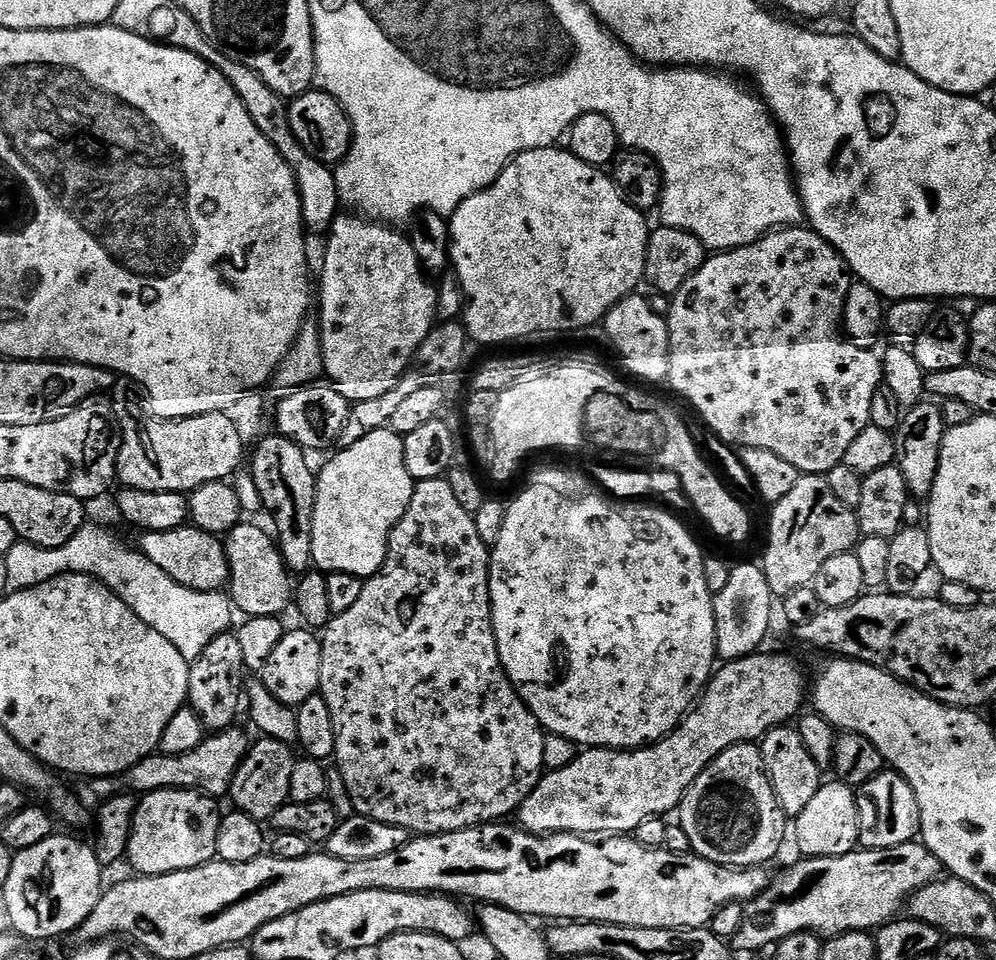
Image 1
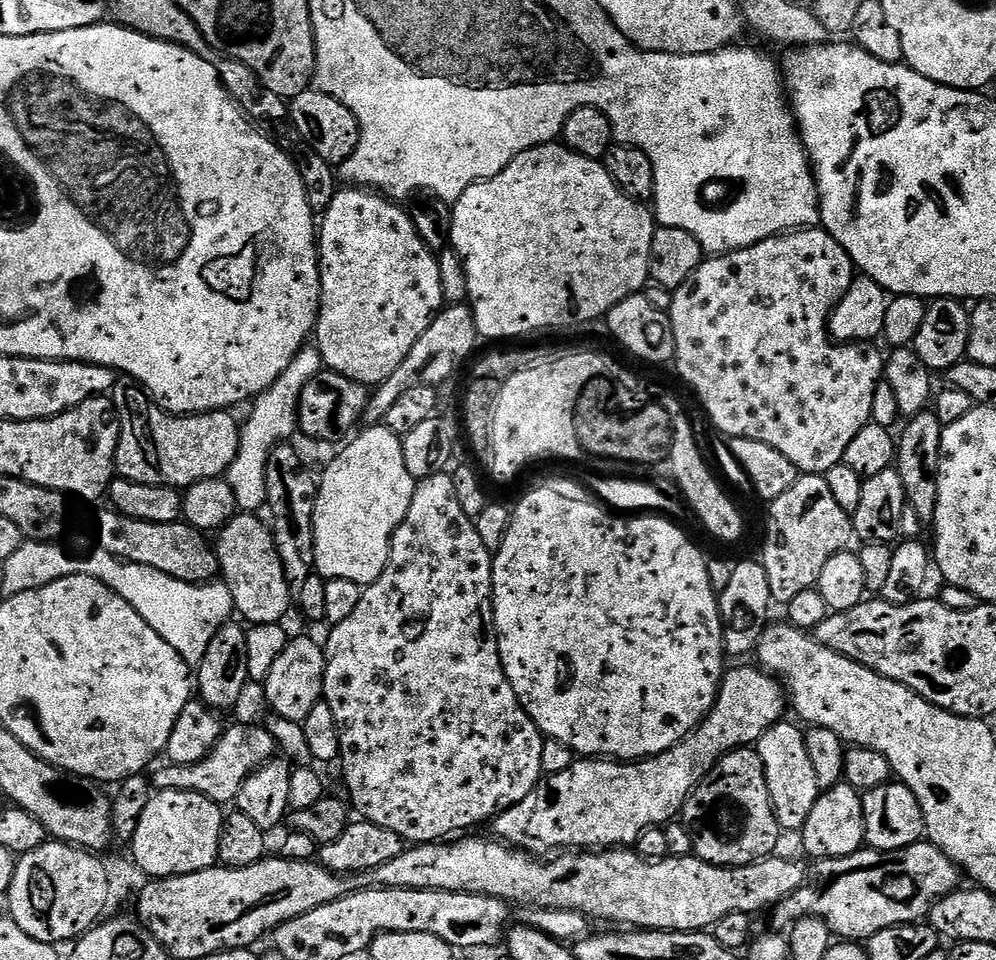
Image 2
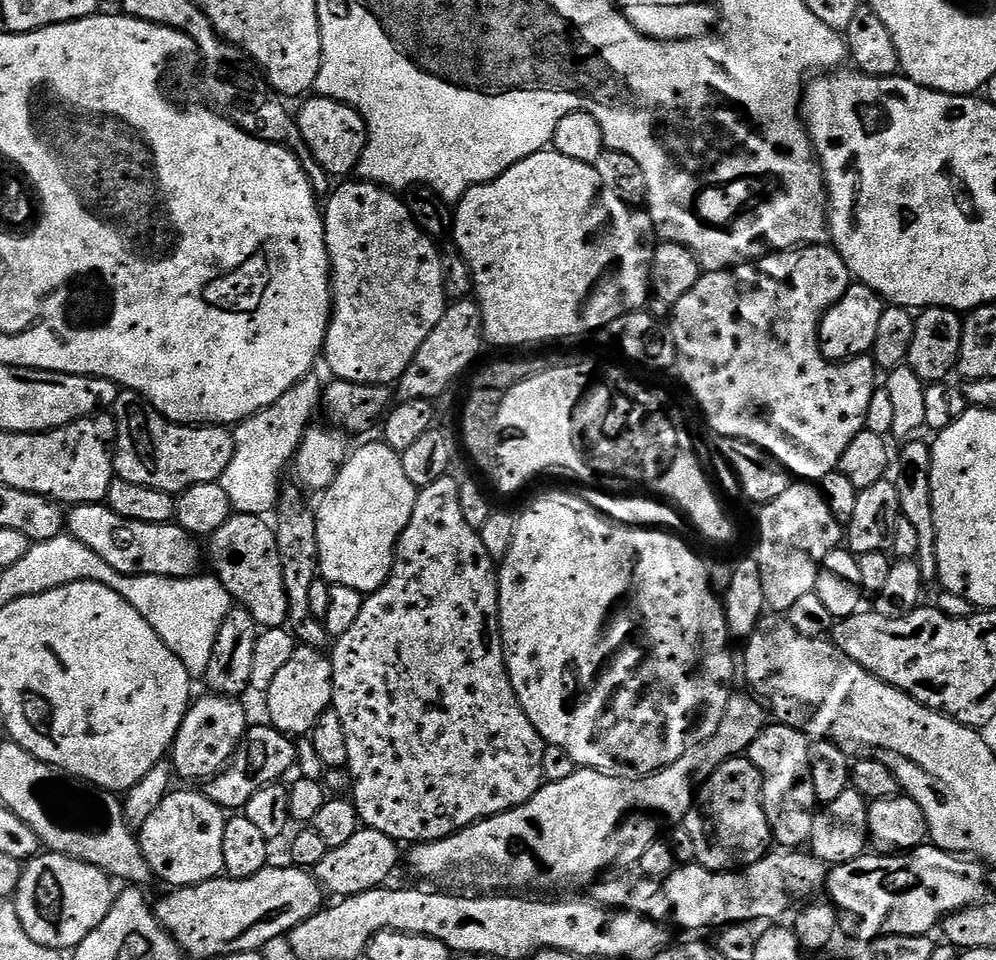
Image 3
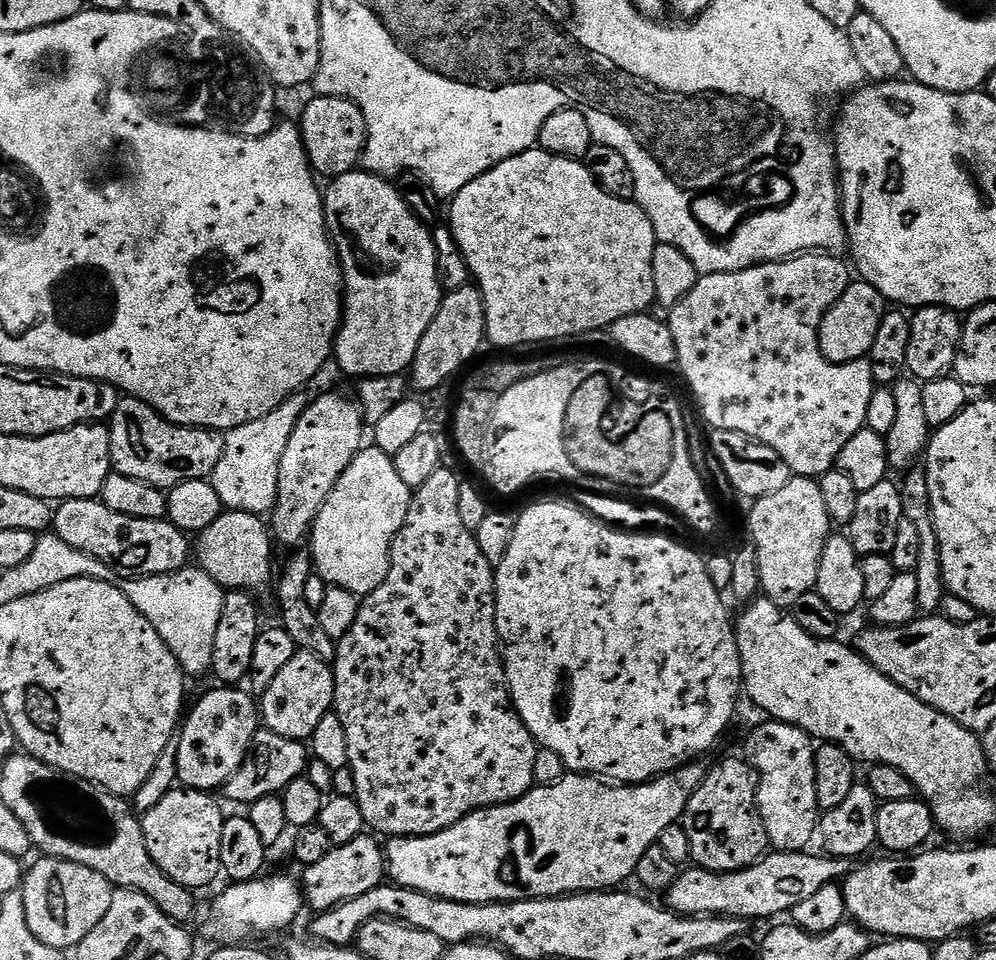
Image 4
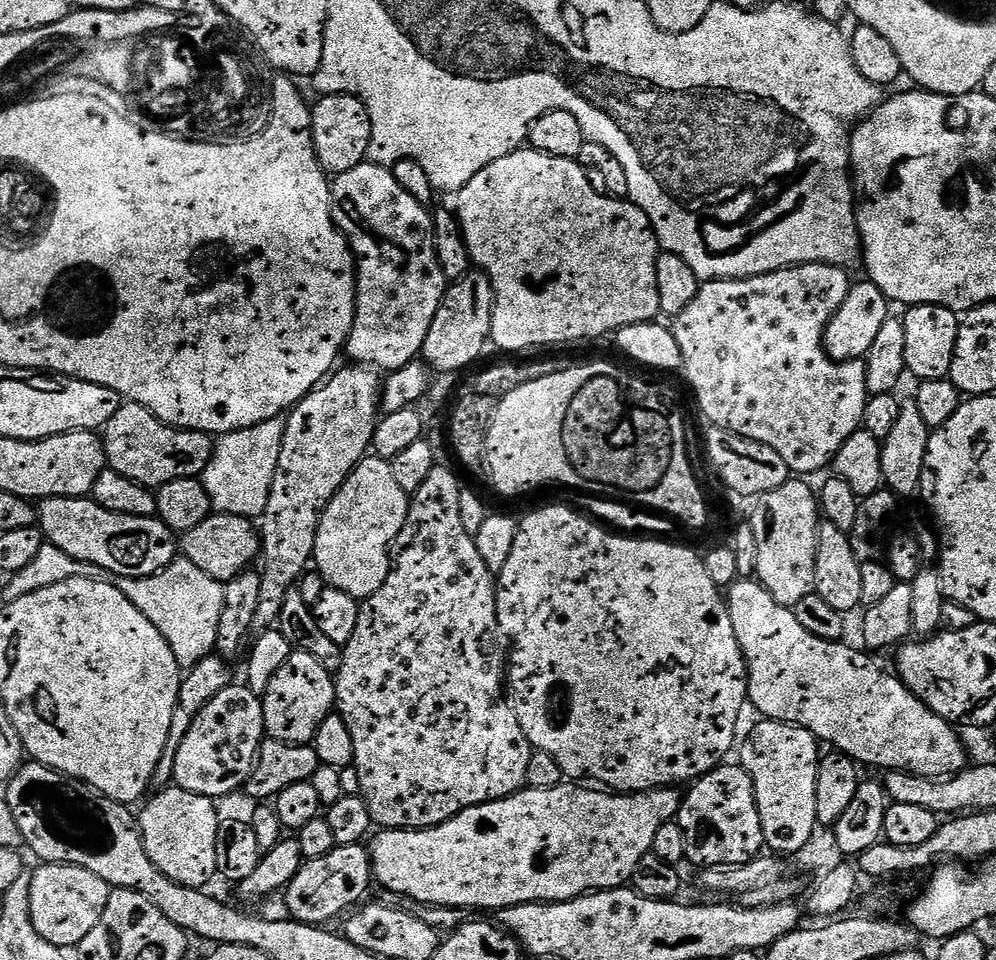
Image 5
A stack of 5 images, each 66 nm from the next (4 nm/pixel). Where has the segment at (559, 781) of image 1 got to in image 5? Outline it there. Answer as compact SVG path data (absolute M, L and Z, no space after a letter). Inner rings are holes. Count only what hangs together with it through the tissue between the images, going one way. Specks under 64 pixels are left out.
M565 782L557 788L550 790L538 790L525 787L523 790L507 796L501 800L495 800L489 804L479 804L473 808L462 810L454 818L442 822L433 828L418 828L409 830L406 828L389 828L375 833L370 844L372 854L372 874L377 885L381 884L388 892L397 892L400 896L412 900L416 904L437 904L443 908L513 908L519 904L534 904L537 902L555 902L558 900L572 900L576 896L582 896L597 890L609 888L622 888L631 881L634 870L642 858L649 855L654 842L654 834L658 829L666 826L666 822L676 820L680 814L680 802L682 796L675 787L655 788L649 792L629 792L617 794L612 790L597 790L592 786L581 786L576 782Z

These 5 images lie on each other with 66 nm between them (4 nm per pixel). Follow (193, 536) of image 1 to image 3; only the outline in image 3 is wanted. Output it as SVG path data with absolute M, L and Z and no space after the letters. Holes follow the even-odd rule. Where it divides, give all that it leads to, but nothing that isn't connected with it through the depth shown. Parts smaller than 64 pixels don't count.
M104 502L78 504L67 513L66 532L122 574L192 578L199 573L196 572L200 568L200 548L196 545L199 543L175 522L134 522L130 518L122 518Z

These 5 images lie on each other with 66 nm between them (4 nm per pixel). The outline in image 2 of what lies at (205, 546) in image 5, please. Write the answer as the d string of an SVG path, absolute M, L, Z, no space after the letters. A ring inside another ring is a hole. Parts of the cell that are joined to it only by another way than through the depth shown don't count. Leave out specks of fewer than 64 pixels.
M239 513L232 517L230 523L221 529L216 542L216 556L219 558L220 576L222 582L230 590L233 609L247 621L249 625L270 625L285 621L290 606L294 604L294 590L285 576L285 567L278 556L276 543L273 542L271 531L260 524L257 515Z

